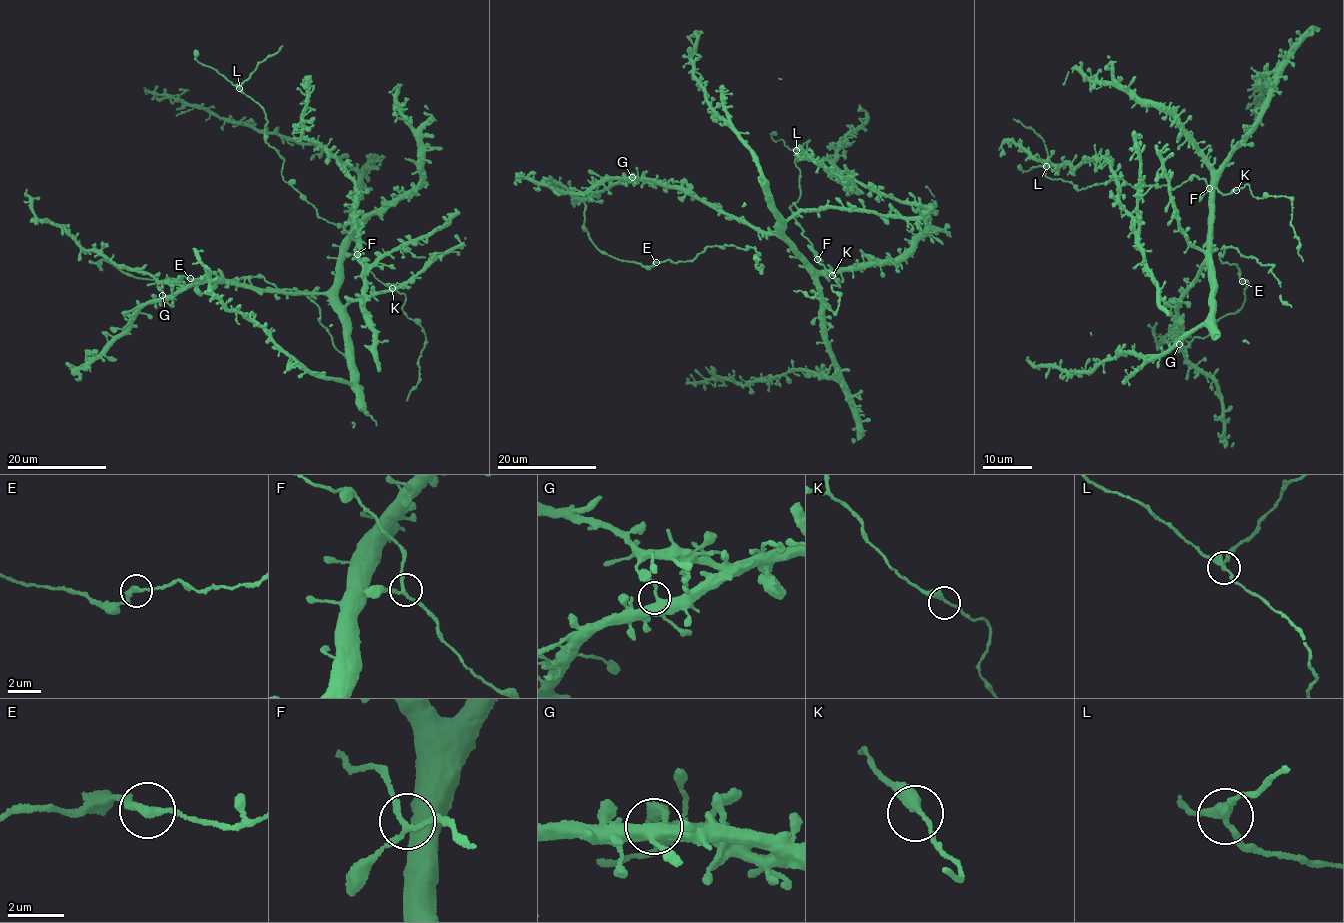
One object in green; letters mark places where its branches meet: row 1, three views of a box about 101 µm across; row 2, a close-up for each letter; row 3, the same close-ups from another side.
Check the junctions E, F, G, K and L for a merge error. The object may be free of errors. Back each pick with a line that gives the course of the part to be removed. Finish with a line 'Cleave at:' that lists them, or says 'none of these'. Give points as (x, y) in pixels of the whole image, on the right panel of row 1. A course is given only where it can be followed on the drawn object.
L: (1047, 167), (1043, 140), (1013, 118)
Cleave at: L

